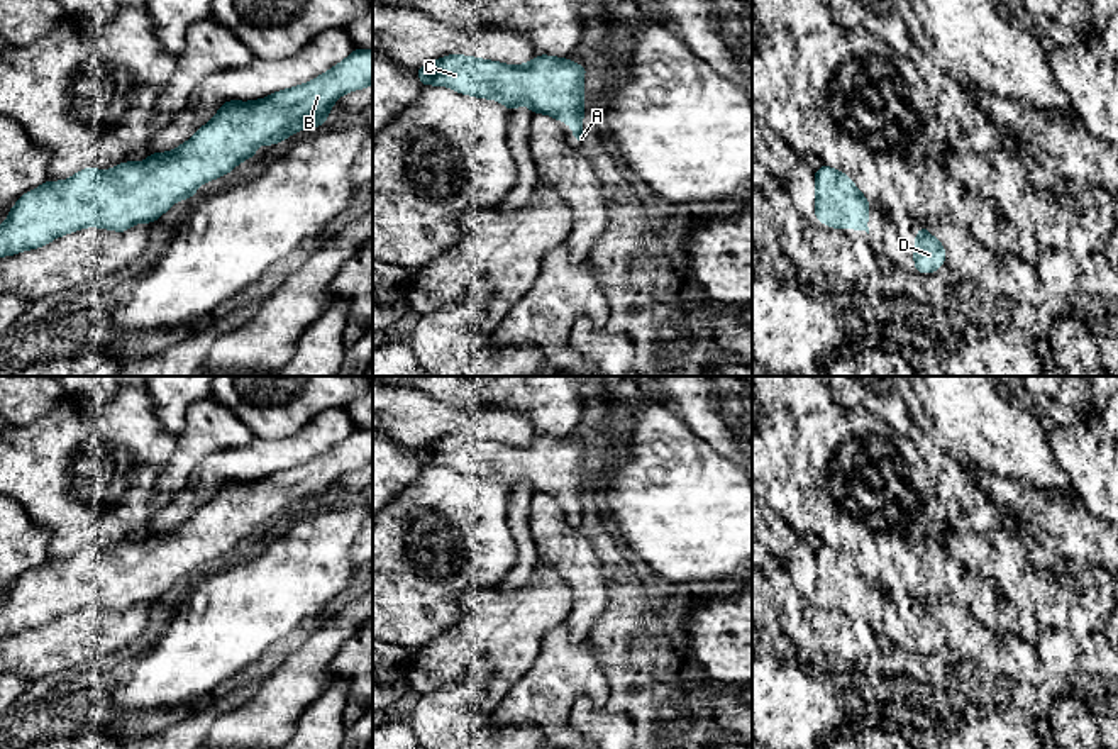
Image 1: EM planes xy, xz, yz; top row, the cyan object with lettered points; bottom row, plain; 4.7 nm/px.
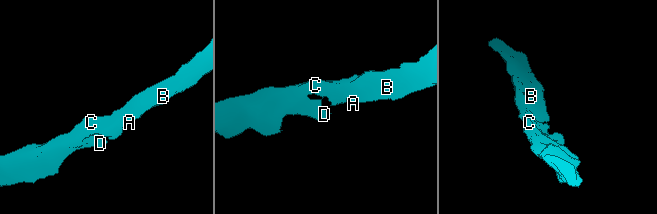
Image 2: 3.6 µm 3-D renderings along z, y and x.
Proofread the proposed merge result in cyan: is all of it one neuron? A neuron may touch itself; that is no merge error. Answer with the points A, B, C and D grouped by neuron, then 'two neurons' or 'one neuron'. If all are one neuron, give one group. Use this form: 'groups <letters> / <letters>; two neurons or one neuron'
groups A B C D; one neuron

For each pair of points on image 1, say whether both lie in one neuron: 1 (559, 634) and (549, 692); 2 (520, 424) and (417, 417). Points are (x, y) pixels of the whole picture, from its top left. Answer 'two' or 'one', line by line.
1: one
2: one

